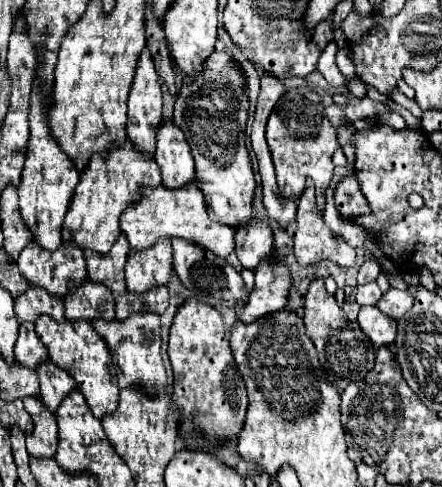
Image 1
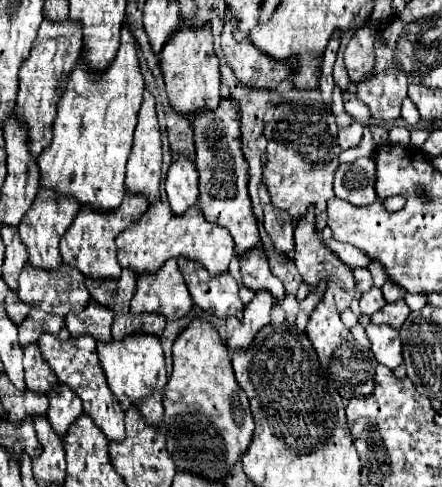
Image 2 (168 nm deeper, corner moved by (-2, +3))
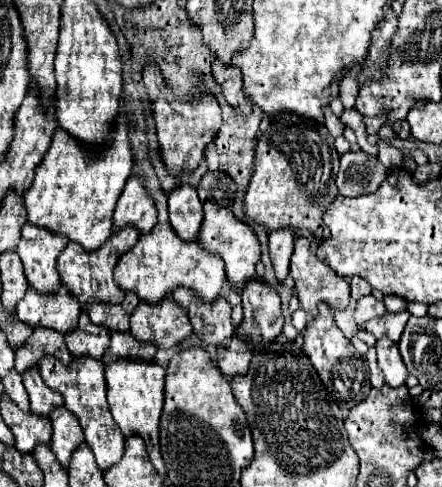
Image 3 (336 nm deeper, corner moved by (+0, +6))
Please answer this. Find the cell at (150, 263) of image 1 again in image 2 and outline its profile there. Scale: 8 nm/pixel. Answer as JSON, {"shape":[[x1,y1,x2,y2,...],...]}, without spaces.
{"shape":[[176,259,166,261,156,275,140,275,130,305,132,313,160,313,166,321,178,321,192,309,192,299,178,271]]}

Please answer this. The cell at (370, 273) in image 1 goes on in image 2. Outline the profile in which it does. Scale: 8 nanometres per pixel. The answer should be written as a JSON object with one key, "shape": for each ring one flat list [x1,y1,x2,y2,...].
{"shape":[[354,269,354,279,356,279,356,287,360,293,366,293,372,287,372,275,368,269]]}

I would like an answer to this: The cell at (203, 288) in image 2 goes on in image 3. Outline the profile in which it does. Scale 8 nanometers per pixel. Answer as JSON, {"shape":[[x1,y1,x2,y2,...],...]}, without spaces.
{"shape":[[178,286,172,292,172,298,176,304,182,304,182,308,188,310,190,322,194,332,206,342,206,344,228,344,234,326,232,326,232,306,224,296,218,296,214,302,202,302,202,298,192,292,190,288]]}

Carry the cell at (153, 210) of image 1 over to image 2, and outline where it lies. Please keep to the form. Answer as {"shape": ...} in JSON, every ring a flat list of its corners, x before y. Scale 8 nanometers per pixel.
{"shape":[[168,201,154,203,128,231,124,231,118,239,118,263,120,267,126,267,134,271,136,275,150,273,154,275,168,259,186,257,192,261,198,261,204,269,208,269,210,275,222,275,228,271,228,263,234,255,234,243,228,231,220,225,212,225,200,215,198,207,188,209,184,215,176,217,170,211]]}

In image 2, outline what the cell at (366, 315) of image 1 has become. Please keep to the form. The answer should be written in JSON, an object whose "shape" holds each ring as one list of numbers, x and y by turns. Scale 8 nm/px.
{"shape":[[370,323,366,327,366,333,368,333,372,351,378,359,378,363,382,363,394,371,402,363,402,341,400,341,398,331,388,325]]}

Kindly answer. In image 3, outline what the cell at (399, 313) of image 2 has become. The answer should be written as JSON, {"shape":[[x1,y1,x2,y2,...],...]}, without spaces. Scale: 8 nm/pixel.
{"shape":[[402,310,402,312,386,312,386,314,382,314,382,316,374,318,374,320,364,322,360,328,366,330,366,332,370,332,370,334,374,334,376,338,388,336,390,340,398,342,400,340,400,334,402,334,402,330,404,330,404,326,408,322,408,318,410,318,410,312,408,310]]}

